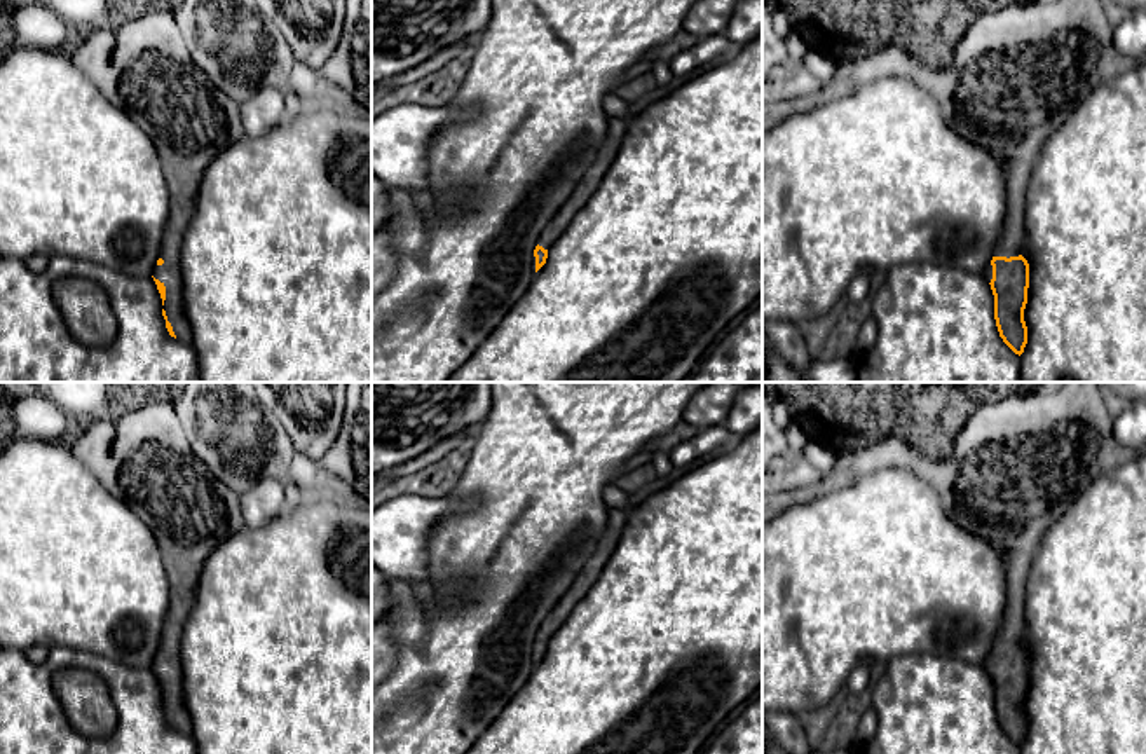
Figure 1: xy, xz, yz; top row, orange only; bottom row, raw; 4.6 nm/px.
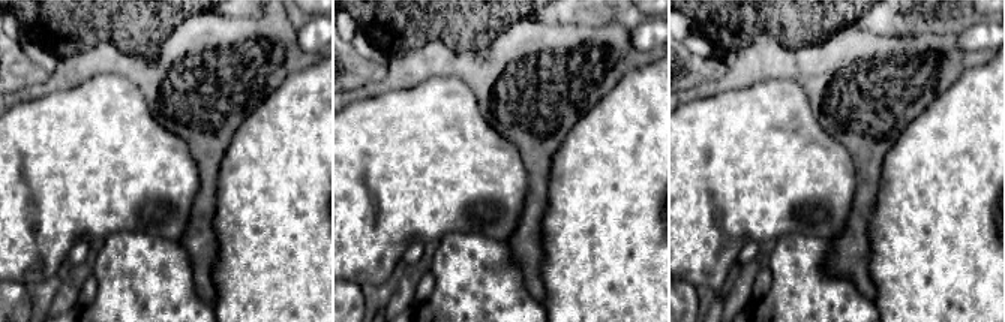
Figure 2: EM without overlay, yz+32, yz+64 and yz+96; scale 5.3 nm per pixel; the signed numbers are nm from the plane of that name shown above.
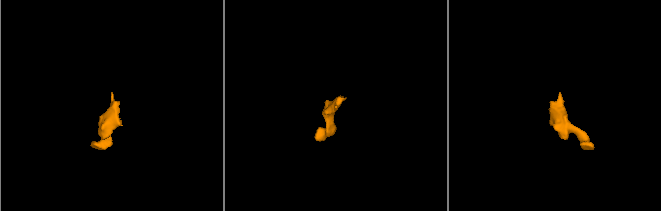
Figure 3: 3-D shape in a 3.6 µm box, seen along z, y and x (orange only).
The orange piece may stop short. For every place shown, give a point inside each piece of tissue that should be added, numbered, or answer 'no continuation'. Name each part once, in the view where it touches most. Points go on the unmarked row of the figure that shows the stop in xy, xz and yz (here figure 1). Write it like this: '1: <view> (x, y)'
1: xy (140, 456)

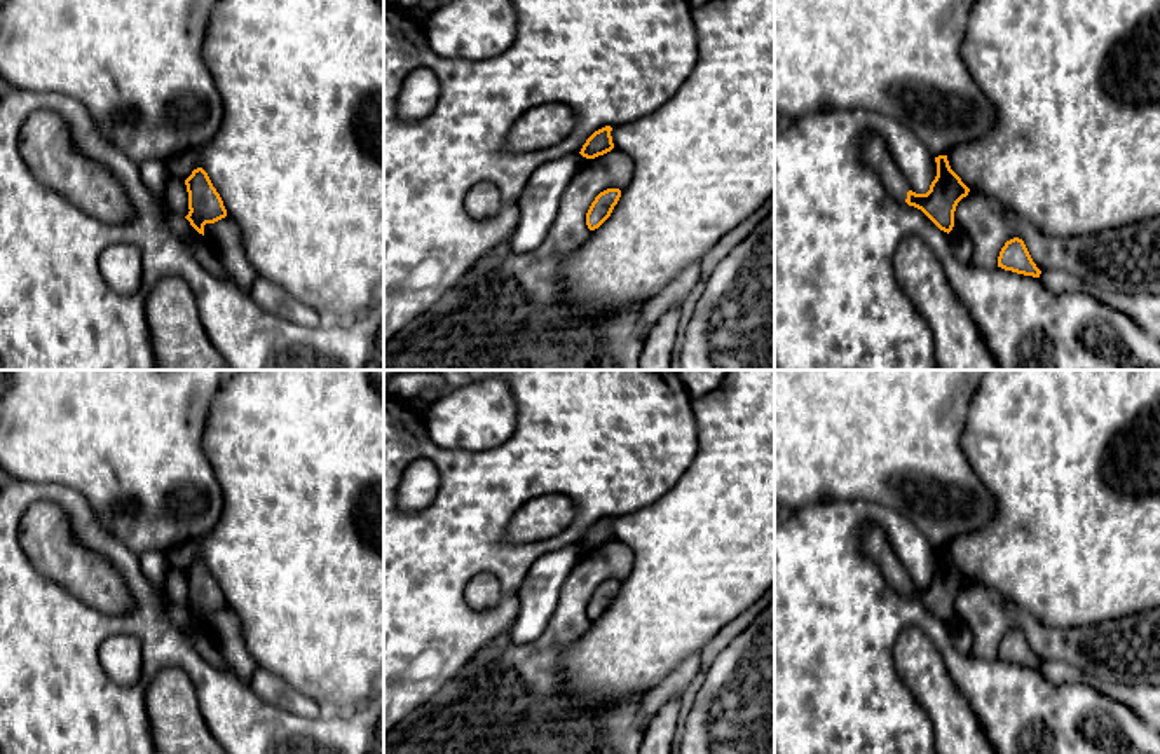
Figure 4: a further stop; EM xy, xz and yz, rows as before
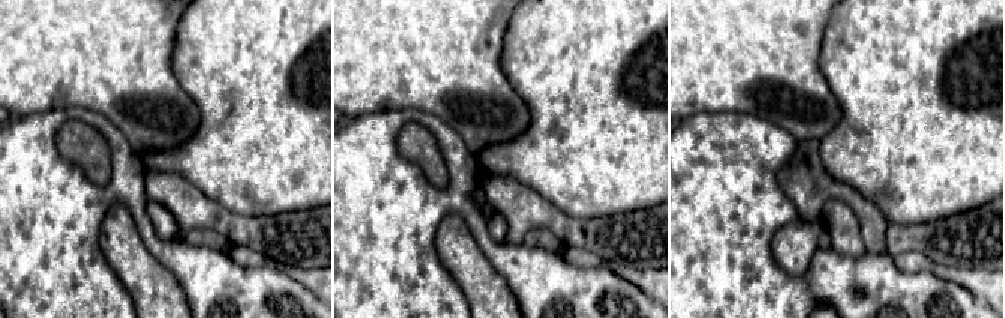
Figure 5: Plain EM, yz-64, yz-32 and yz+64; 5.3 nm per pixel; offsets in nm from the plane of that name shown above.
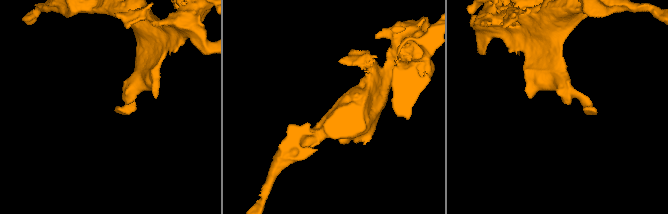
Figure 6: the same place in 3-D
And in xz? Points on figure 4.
no continuation

